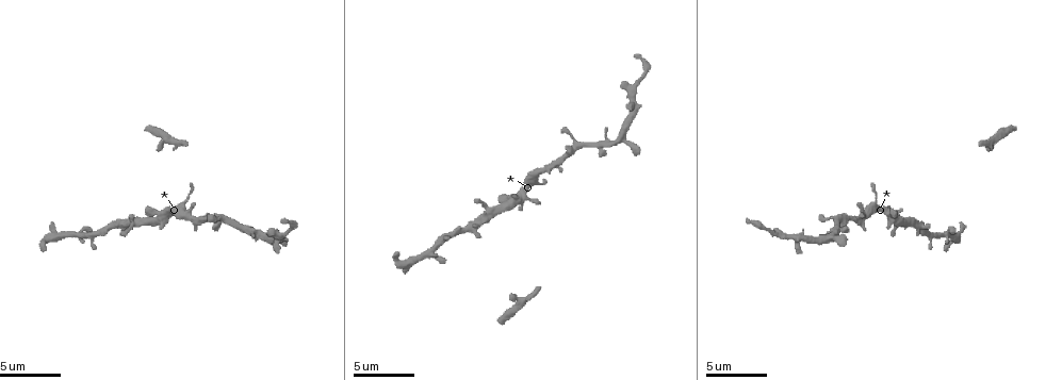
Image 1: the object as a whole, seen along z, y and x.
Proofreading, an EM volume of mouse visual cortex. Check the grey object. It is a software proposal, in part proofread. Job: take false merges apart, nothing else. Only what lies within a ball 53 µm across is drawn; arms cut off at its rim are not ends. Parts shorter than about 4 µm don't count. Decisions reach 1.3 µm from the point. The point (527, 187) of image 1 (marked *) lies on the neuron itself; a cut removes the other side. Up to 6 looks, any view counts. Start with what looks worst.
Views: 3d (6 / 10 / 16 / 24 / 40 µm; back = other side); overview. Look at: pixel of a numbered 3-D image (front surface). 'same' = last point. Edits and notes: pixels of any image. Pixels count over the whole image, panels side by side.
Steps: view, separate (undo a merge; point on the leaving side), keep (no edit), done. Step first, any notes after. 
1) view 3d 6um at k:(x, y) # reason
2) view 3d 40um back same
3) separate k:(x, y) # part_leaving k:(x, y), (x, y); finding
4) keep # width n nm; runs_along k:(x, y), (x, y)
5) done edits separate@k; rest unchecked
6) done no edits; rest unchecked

view 3d 16um at 1:(921, 227)

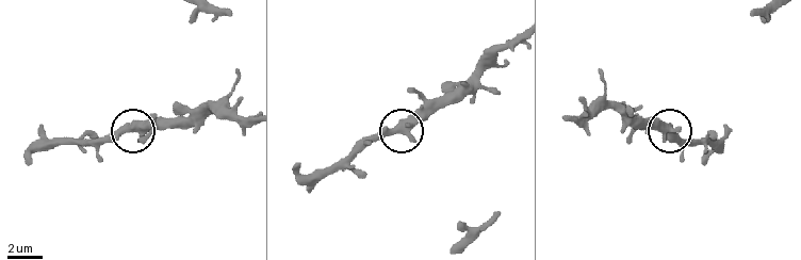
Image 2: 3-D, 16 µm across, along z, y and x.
keep # side_arm 9 um; continuous, no second neuron

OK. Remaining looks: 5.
view 3d 10um at 1:(188, 216) # four-way junction

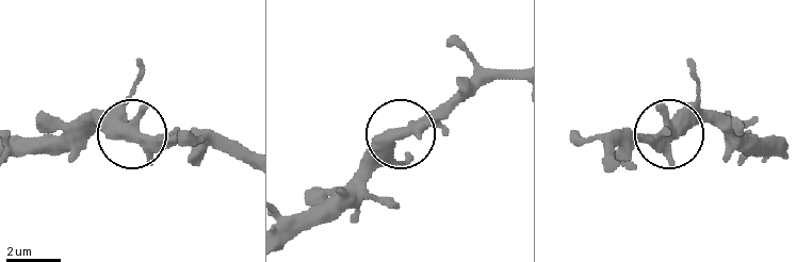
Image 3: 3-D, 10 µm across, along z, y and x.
keep # runs_along 3:(704, 118), (645, 140), (619, 140); all the same neuron

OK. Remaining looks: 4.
view 3d 16um at 1:(277, 237)

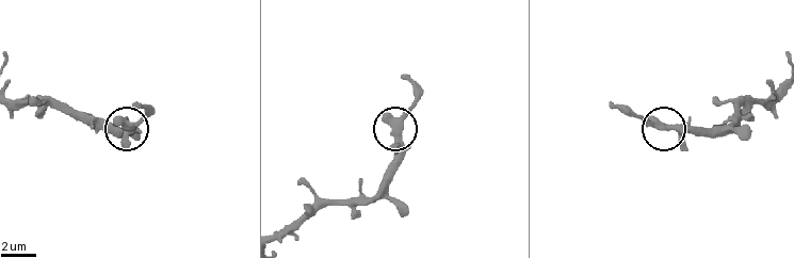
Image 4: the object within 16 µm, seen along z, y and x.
keep # width 450 nm; one neuron here

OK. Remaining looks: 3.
done no edits; rest unchecked

